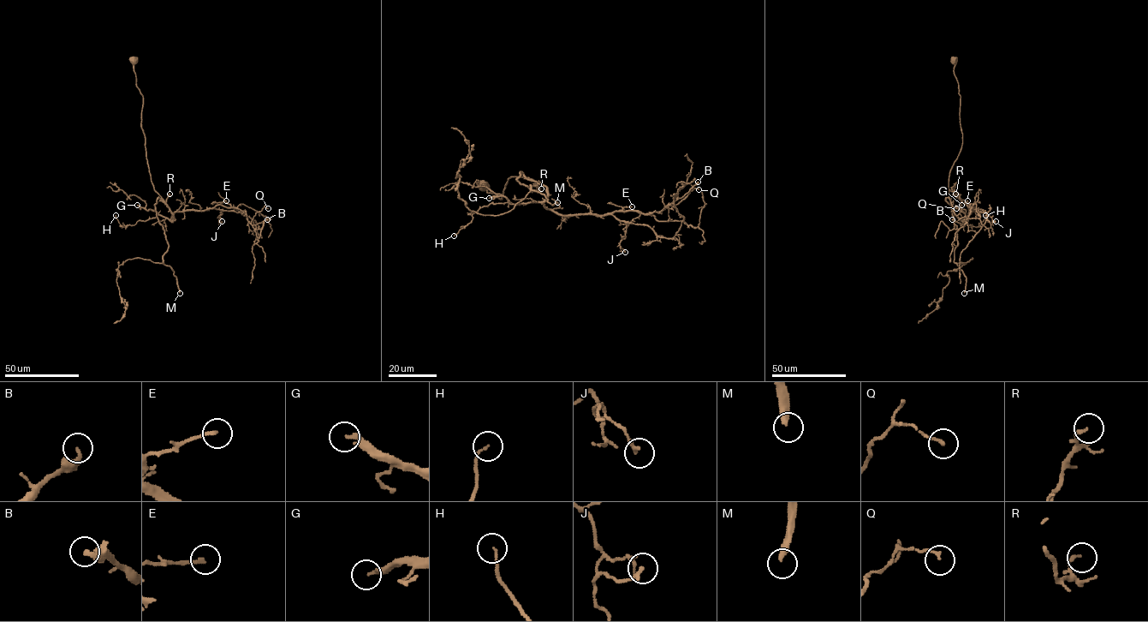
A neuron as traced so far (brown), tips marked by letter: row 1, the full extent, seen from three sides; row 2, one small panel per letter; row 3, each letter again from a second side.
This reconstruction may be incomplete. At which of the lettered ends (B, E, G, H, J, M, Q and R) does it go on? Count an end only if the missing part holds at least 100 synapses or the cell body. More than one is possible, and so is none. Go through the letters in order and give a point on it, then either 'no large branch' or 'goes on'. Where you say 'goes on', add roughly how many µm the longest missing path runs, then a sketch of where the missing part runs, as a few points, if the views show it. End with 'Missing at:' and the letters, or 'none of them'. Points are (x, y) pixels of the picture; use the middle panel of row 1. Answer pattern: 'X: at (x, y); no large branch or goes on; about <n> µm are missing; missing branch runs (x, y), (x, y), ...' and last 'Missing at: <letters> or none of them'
B: at (698, 182); no large branch
E: at (632, 206); no large branch
G: at (489, 198); goes on; about 90 µm are missing; missing branch runs (489, 198), (471, 199), (462, 194), (442, 203), (408, 200)
H: at (454, 236); no large branch
J: at (625, 252); no large branch
M: at (557, 202); goes on; about 100 µm are missing; missing branch runs (557, 202), (583, 183), (601, 182), (653, 194), (663, 185), (684, 184), (691, 176), (691, 181)
Q: at (698, 189); no large branch
R: at (541, 188); no large branch
Missing at: G, M

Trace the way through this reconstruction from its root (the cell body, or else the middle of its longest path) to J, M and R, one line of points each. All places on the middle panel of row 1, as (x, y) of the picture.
J: (482, 185), (501, 199), (510, 176), (527, 176), (559, 213), (613, 215), (626, 224), (625, 252)
M: (482, 185), (501, 199), (510, 176), (532, 179), (523, 172), (520, 183), (557, 202)
R: (482, 185), (501, 199), (510, 176), (527, 176), (535, 182), (538, 191), (541, 188)

